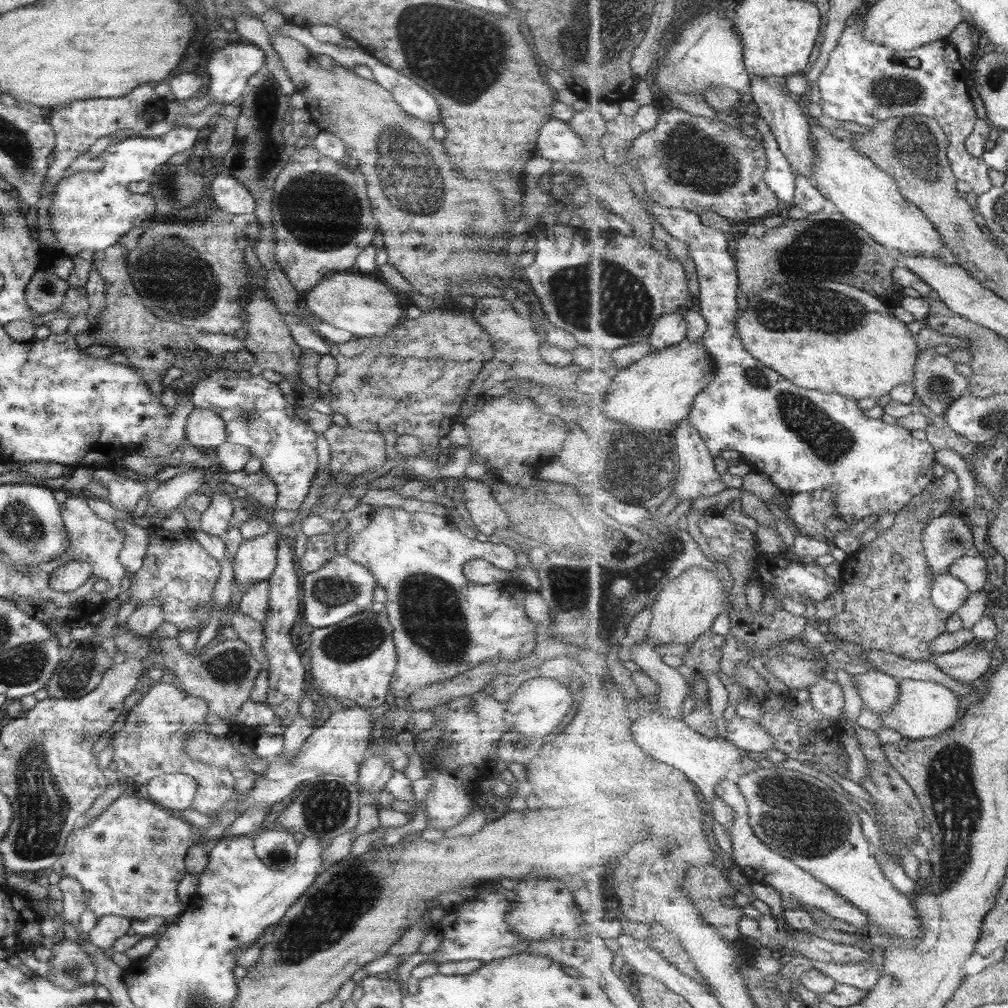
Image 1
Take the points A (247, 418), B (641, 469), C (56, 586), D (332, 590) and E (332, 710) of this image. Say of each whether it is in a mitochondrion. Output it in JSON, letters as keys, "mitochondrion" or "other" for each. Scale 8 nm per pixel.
{"A":"mitochondrion","B":"mitochondrion","C":"other","D":"mitochondrion","E":"other"}

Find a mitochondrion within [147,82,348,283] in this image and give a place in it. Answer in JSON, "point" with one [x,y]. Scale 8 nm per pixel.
{"point":[167,184]}

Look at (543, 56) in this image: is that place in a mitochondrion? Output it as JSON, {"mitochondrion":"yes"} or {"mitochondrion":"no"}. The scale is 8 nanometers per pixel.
{"mitochondrion":"no"}

